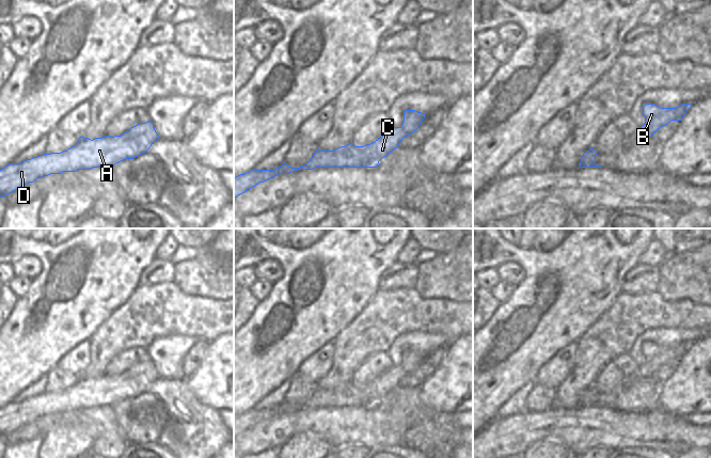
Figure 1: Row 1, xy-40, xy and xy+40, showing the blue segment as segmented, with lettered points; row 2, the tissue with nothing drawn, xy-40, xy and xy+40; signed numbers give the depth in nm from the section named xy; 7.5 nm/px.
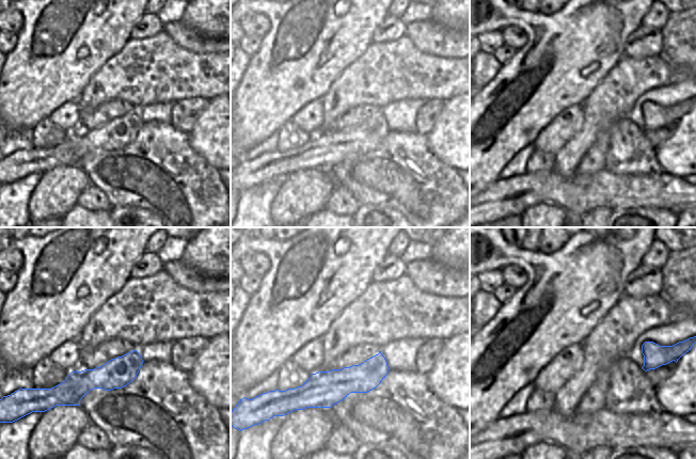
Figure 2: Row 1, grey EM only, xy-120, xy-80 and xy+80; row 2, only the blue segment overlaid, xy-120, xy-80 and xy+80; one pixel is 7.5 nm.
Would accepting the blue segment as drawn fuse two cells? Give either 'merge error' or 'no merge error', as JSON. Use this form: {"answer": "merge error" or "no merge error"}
{"answer": "no merge error"}

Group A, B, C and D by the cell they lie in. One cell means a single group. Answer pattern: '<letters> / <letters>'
A B C D

